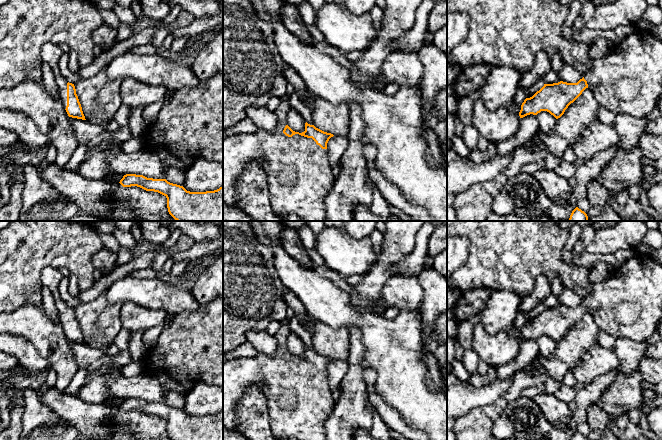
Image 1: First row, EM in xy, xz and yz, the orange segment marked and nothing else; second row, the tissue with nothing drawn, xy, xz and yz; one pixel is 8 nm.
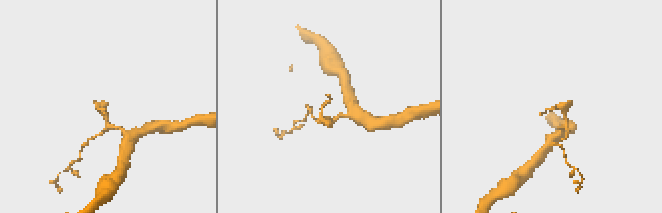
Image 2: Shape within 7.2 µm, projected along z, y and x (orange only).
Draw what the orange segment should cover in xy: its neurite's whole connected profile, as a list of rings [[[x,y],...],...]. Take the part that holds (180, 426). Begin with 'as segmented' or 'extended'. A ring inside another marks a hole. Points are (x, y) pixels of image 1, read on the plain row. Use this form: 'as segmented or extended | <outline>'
as segmented | [[[126,398],[119,406],[123,411],[137,410],[167,422],[171,440],[223,440],[223,410],[214,415],[190,416],[166,403]]]

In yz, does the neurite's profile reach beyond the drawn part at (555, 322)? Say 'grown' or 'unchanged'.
grown

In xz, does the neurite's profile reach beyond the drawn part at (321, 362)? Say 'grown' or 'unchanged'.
grown

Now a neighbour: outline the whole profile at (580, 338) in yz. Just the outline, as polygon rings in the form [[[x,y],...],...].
[[[586,312],[582,318],[568,330],[564,338],[556,343],[555,351],[549,359],[539,354],[531,363],[542,367],[547,377],[552,377],[562,385],[564,376],[580,363],[583,354],[598,345],[597,336],[600,331],[601,329],[597,326],[592,314]]]

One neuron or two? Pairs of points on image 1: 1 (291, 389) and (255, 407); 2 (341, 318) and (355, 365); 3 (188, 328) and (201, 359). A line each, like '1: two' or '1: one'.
1: two
2: two
3: one

